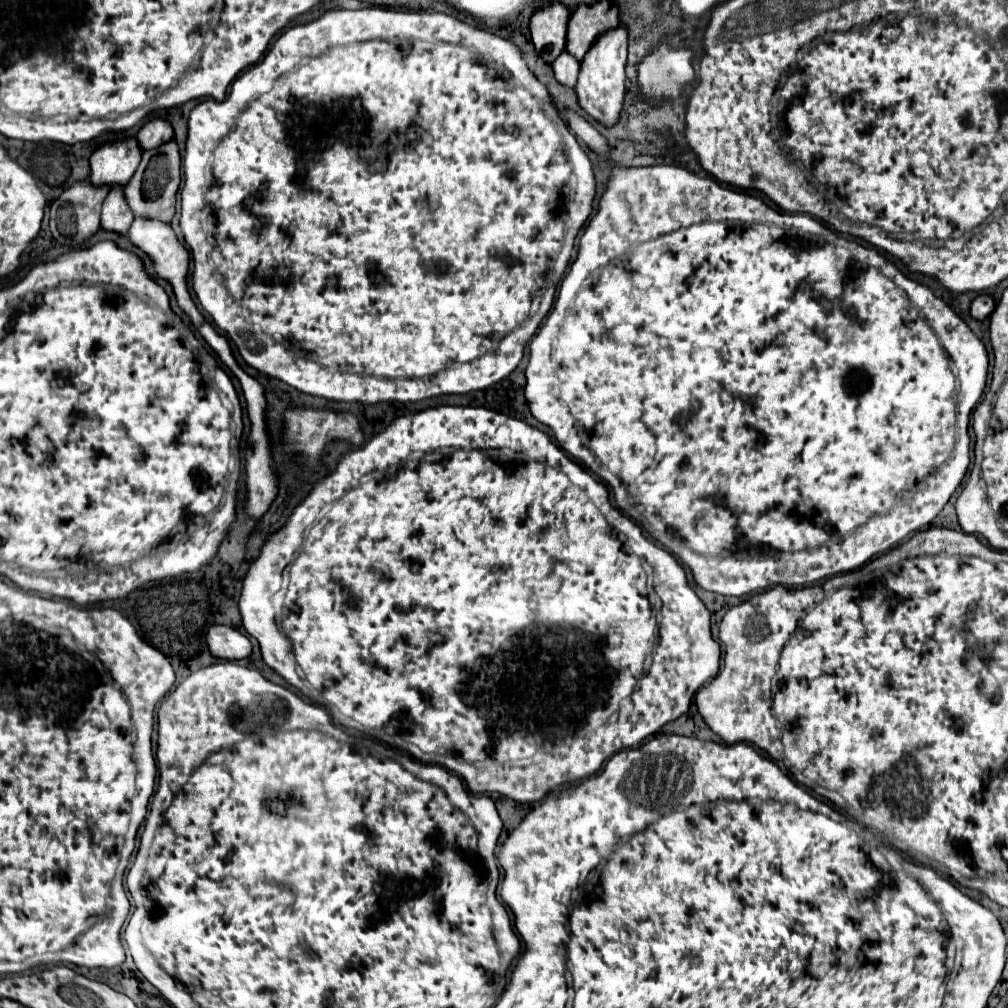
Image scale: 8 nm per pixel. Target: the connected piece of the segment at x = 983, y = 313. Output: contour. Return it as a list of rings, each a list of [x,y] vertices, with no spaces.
[[[981,294],[971,304],[971,316],[975,320],[985,320],[993,312],[993,308],[995,308],[995,300],[991,296],[987,296],[987,294]]]

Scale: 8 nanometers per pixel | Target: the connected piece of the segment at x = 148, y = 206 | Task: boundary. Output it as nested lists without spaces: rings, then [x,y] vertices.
[[[175,140],[143,152],[141,164],[133,176],[133,180],[125,186],[125,200],[133,212],[135,218],[149,218],[149,220],[161,220],[171,224],[175,216],[175,198],[177,190],[181,184],[181,156],[179,156],[179,146]]]

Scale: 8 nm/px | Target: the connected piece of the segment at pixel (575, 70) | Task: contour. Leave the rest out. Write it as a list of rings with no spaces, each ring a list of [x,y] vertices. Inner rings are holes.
[[[561,54],[553,64],[551,64],[553,72],[555,72],[555,78],[559,84],[567,86],[567,88],[575,88],[577,84],[577,74],[579,74],[579,64],[577,60],[569,58],[569,54]]]

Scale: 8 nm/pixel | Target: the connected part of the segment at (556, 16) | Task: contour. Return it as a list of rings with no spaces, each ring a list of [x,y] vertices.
[[[563,4],[545,6],[531,18],[531,42],[547,64],[551,64],[565,50],[567,22],[569,8],[565,8]]]

